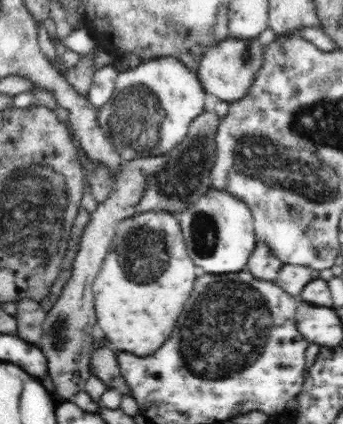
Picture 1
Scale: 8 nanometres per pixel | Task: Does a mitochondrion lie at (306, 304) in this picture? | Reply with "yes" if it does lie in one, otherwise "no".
no

